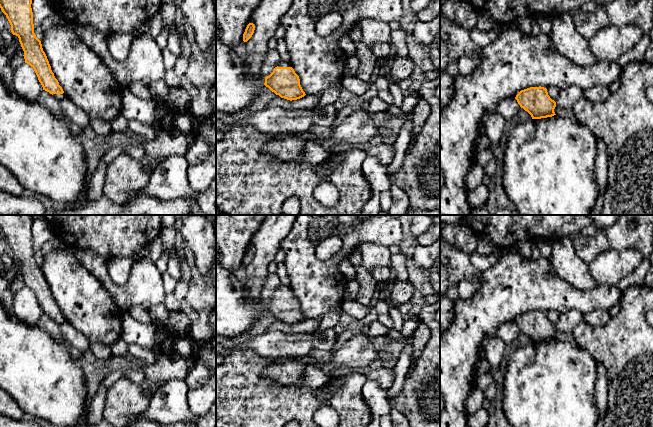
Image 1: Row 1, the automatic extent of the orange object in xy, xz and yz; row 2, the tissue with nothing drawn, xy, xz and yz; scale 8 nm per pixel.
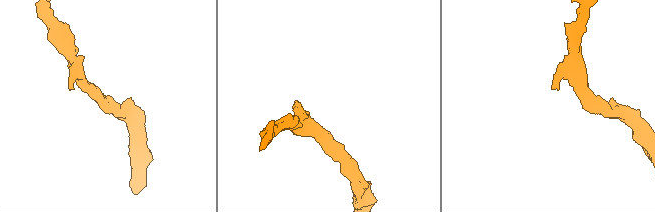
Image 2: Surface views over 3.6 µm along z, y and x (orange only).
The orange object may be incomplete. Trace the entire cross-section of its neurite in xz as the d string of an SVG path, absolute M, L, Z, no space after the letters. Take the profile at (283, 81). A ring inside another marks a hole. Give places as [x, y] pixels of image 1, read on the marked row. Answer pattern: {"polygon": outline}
{"polygon": "M280 60L273 72L265 77L264 85L276 95L287 100L297 100L306 94L300 85L299 76L290 63Z"}

